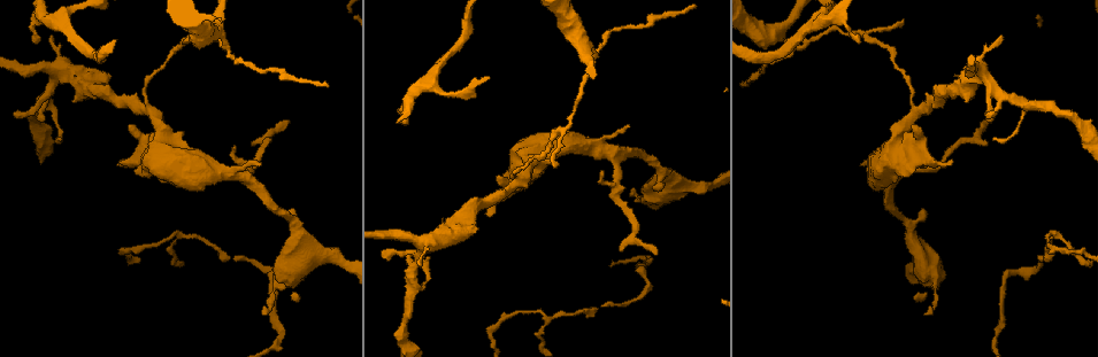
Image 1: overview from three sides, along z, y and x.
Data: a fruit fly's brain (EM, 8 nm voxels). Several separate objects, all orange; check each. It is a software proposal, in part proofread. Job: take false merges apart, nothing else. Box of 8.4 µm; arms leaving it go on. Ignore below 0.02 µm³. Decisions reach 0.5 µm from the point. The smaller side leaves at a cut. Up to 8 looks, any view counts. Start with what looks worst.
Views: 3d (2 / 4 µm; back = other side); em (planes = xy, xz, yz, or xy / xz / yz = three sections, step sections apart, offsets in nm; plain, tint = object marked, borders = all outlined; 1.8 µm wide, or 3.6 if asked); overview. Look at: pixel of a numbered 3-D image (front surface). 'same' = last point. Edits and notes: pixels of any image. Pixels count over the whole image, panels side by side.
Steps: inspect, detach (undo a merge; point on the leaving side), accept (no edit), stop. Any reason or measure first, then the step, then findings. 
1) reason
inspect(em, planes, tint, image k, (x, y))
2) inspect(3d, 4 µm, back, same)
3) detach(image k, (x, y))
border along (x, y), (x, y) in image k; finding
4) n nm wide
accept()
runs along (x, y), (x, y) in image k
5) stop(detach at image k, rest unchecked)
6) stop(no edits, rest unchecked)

thin neck
inspect(em, xz, step 8, tint, image 1, (419, 82))

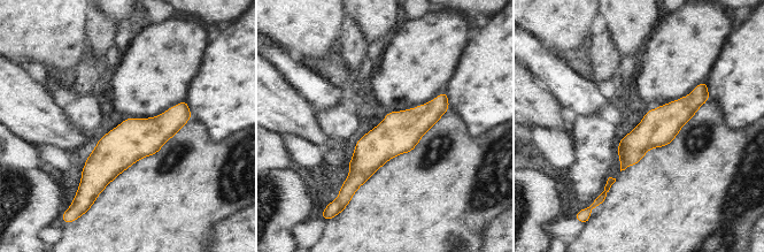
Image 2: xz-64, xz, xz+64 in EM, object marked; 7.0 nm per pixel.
260 nm wide
accept()
runs along (444, 96), (349, 184) in image 2; one neuron here

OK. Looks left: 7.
thin arm on a thick one
inspect(em, planes, tint, image 1, (979, 71))

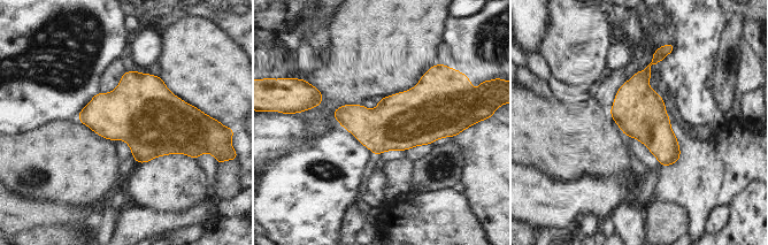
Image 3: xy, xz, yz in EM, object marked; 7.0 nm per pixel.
accept()
continuous, no second neuron

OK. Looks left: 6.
three-way junction
inspect(em, planes, tint, image 1, (152, 112))

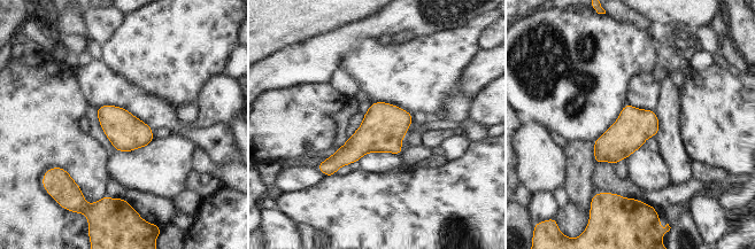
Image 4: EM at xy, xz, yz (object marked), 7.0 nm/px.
accept()
continuous, no second neuron

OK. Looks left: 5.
stop(no edits, rest unchecked)

